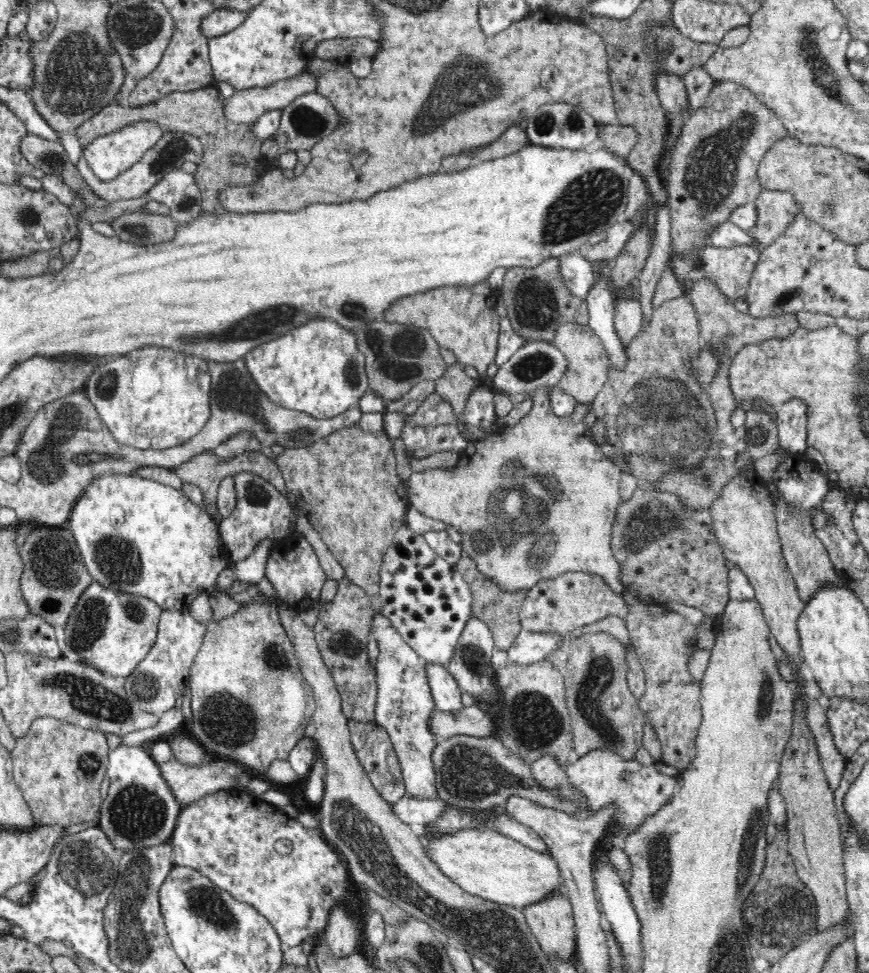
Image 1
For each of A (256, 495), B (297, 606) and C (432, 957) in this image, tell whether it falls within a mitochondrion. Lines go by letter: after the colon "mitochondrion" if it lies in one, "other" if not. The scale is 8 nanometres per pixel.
A: mitochondrion
B: other
C: mitochondrion

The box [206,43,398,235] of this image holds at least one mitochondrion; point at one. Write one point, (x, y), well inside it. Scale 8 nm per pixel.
(306, 120)

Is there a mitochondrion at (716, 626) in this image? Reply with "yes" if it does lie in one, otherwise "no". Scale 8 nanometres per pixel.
no

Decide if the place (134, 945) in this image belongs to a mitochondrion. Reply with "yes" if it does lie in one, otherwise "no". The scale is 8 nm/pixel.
yes

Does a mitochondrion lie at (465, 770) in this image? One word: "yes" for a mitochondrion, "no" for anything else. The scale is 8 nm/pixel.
yes

